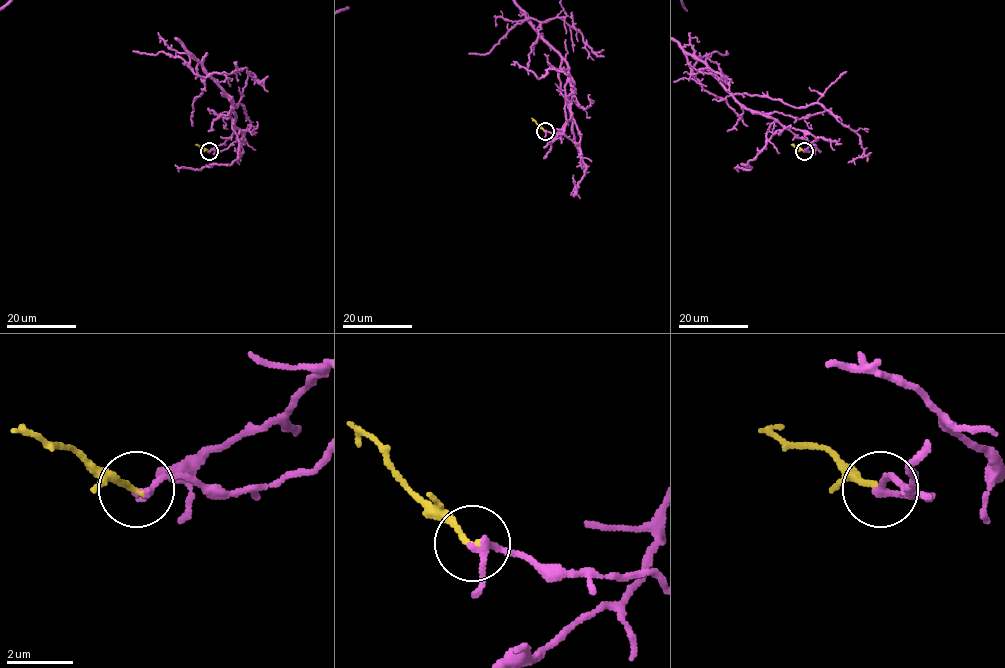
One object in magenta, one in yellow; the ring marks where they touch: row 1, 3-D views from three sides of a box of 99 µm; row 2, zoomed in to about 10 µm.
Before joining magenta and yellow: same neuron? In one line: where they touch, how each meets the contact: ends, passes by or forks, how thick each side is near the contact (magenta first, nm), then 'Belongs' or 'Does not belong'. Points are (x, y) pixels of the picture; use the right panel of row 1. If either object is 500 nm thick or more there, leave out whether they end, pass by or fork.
Place: (804, 151). At the ring magenta passes by. At the ring yellow ends. Thickness 190 nm (magenta) against 190 nm. Belongs

